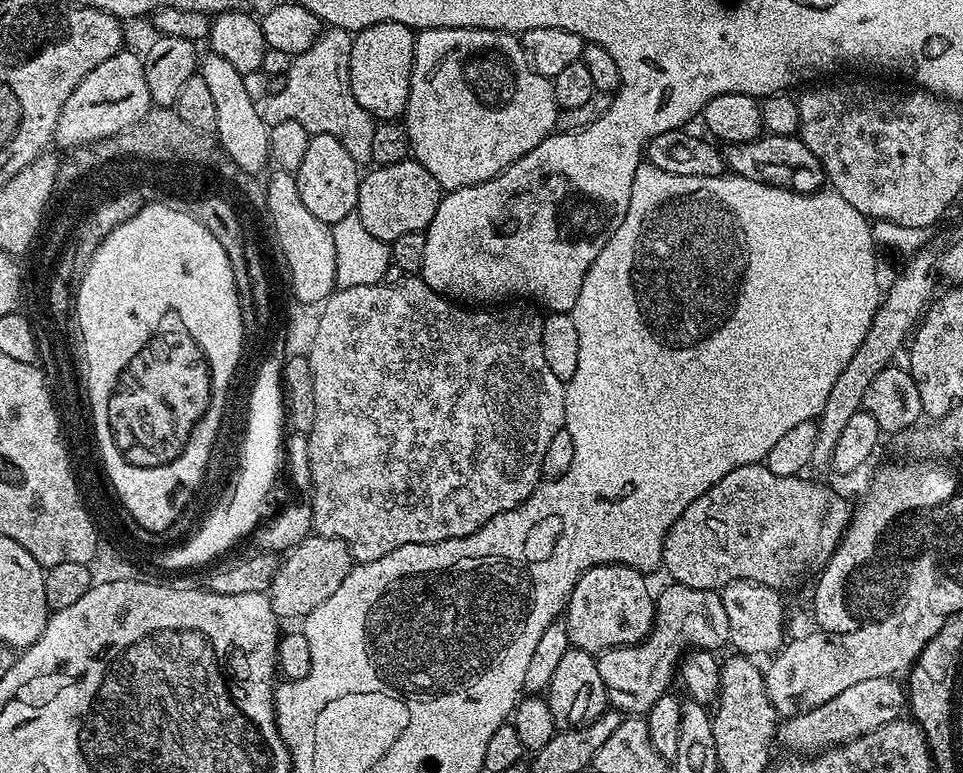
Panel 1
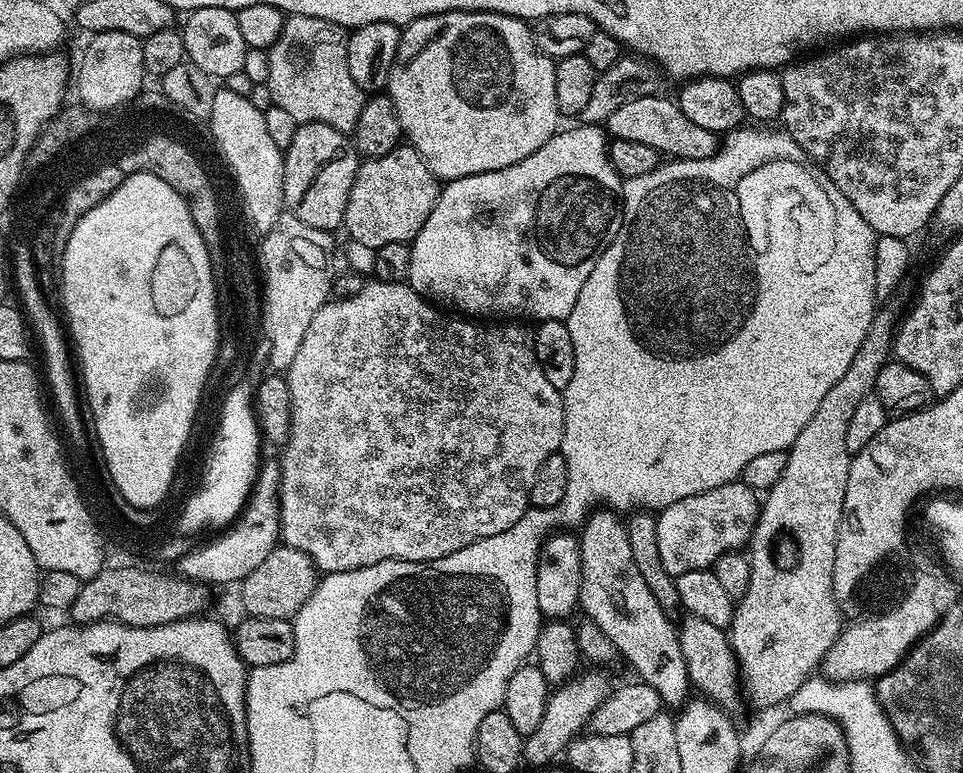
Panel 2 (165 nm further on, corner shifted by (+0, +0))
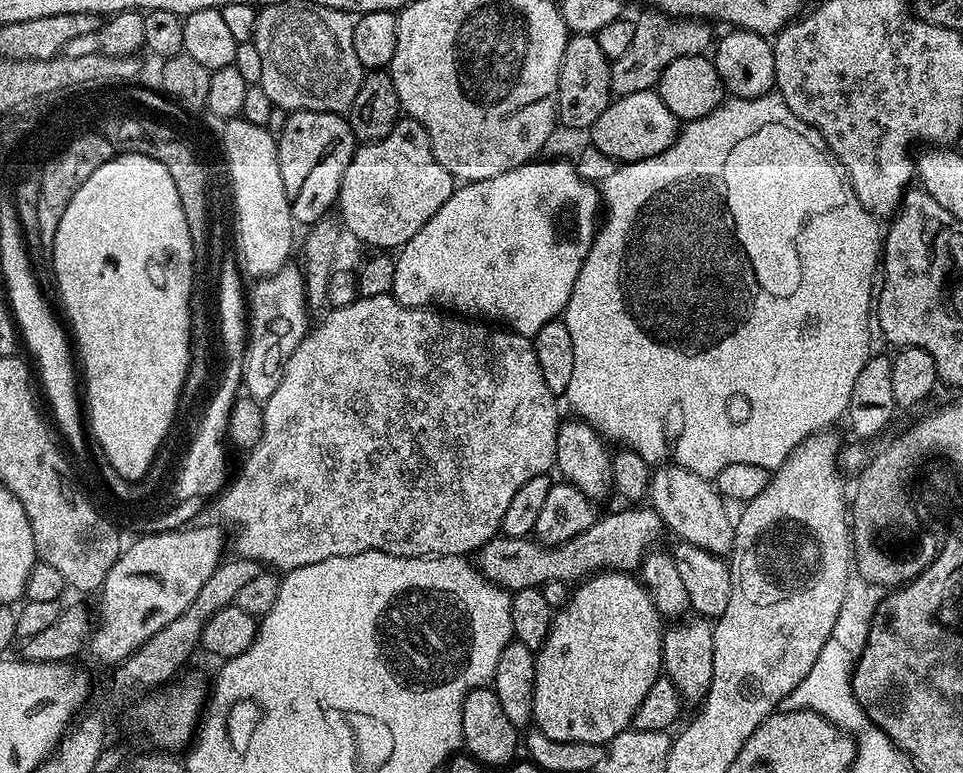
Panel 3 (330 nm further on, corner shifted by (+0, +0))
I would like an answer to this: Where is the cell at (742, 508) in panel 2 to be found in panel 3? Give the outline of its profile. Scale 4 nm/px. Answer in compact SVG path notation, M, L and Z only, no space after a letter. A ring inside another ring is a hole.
M624 506L621 512L612 512L609 516L602 515L596 518L593 524L584 533L576 534L570 541L560 545L548 547L532 538L523 536L497 535L496 539L488 541L478 553L478 567L484 578L491 584L496 584L509 593L517 592L523 588L540 588L546 582L562 582L569 586L583 582L589 576L598 572L627 572L635 573L644 555L653 551L656 539L665 535L664 521L651 506Z

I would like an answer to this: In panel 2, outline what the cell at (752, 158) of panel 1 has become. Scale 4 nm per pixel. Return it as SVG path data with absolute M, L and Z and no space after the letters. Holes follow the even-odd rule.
M663 94L634 98L634 102L626 102L610 114L606 122L606 132L613 140L627 138L629 142L642 142L646 146L654 146L661 157L674 160L697 160L710 158L721 147L722 140L717 133L702 130L686 114L682 114L679 103L675 99L667 100Z

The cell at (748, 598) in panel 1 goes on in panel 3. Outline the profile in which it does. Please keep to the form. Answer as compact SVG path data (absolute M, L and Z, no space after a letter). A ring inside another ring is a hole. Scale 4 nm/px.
M660 466L651 473L648 496L650 497L651 508L664 521L667 531L680 536L676 538L679 538L683 543L702 546L702 550L710 550L716 556L727 557L731 553L736 525L733 517L731 515L728 517L729 505L726 503L724 497L717 492L715 483L709 477L699 476L685 468Z

